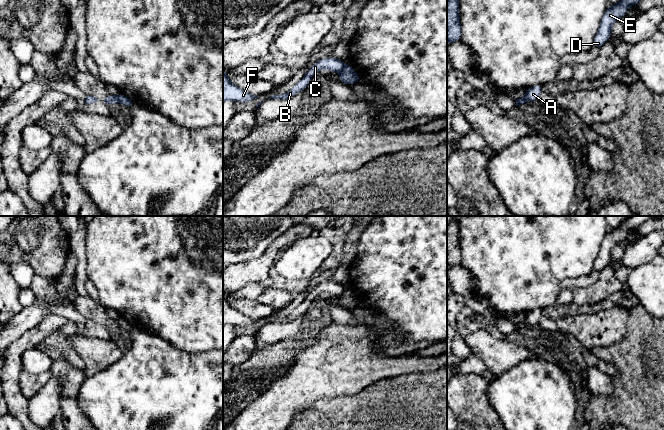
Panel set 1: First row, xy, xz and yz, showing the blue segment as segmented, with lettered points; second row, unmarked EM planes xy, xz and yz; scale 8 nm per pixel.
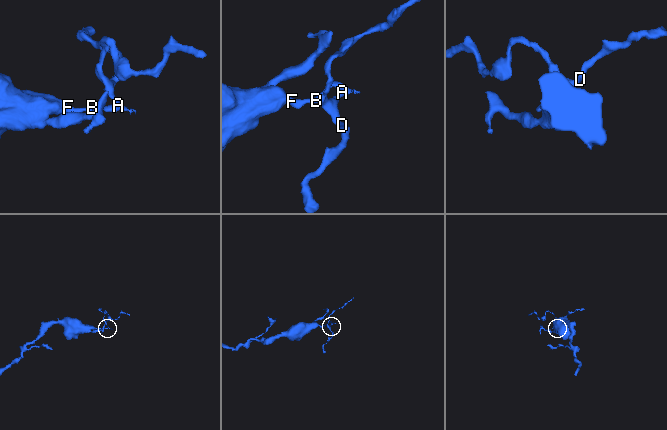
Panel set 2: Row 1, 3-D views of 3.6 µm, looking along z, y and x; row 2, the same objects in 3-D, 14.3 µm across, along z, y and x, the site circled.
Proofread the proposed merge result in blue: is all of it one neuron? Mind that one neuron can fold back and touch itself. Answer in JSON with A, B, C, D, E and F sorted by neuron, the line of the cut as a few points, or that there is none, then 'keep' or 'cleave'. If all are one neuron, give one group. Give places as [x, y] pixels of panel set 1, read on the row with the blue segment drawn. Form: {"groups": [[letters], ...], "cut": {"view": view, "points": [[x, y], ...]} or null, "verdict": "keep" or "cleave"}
{"groups": [["A", "D", "E"], ["B", "C", "F"]], "cut": {"view": "xz", "points": [[345, 64], [339, 72]]}, "verdict": "cleave"}

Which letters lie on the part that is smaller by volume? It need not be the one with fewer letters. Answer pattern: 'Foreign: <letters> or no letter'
Foreign: A, D, E

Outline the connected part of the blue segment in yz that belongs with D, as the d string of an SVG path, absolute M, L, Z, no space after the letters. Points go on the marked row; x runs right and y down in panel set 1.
M621 0L614 5L610 5L601 19L599 30L593 40L593 46L600 49L602 45L609 40L613 23L625 15L631 5L637 4L640 1L641 0Z

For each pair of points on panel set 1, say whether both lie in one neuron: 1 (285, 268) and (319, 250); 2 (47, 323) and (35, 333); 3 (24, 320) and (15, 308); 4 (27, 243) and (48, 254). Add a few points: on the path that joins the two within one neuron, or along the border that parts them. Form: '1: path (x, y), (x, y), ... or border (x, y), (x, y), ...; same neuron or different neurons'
1: path (293, 265), (311, 251); same neuron
2: path (44, 326), (38, 332); same neuron
3: border (24, 307), (10, 320); different neurons
4: path (32, 243), (37, 243), (43, 249); same neuron

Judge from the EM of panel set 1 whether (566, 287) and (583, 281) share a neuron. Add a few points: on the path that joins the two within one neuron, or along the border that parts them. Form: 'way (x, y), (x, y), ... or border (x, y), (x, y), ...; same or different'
way (570, 283), (579, 281); same

